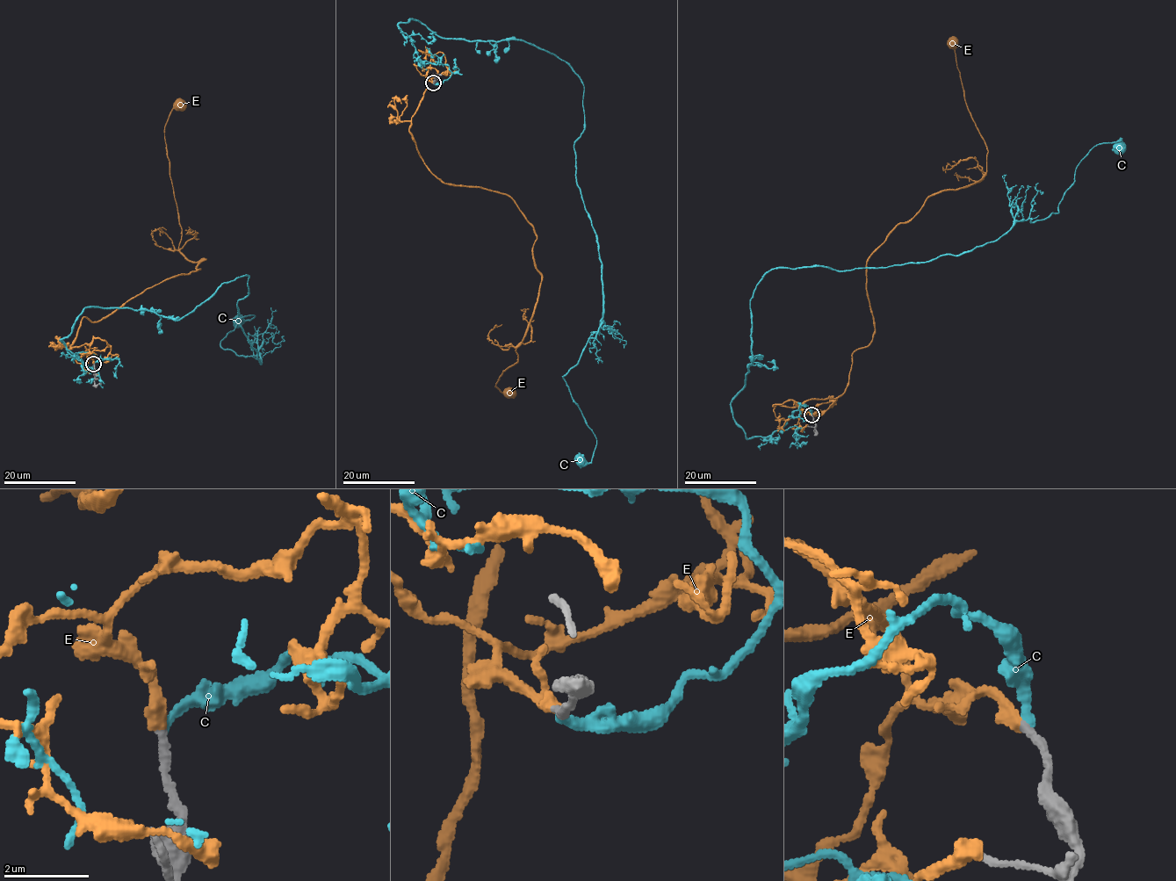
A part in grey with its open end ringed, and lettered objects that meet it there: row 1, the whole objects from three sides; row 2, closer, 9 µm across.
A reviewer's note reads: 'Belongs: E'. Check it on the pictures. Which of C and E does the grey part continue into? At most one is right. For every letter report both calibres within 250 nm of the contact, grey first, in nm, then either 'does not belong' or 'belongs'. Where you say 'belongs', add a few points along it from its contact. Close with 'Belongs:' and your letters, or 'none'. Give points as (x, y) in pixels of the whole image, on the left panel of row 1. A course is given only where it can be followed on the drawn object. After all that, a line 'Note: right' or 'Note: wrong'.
C: calibres 200 and 180 nm; does not belong
E: calibres 200 and 320 nm; belongs; course (94, 364), (109, 346), (92, 335), (72, 349), (82, 318), (205, 259), (178, 250), (164, 126), (180, 105)
Belongs: E
Note: right

